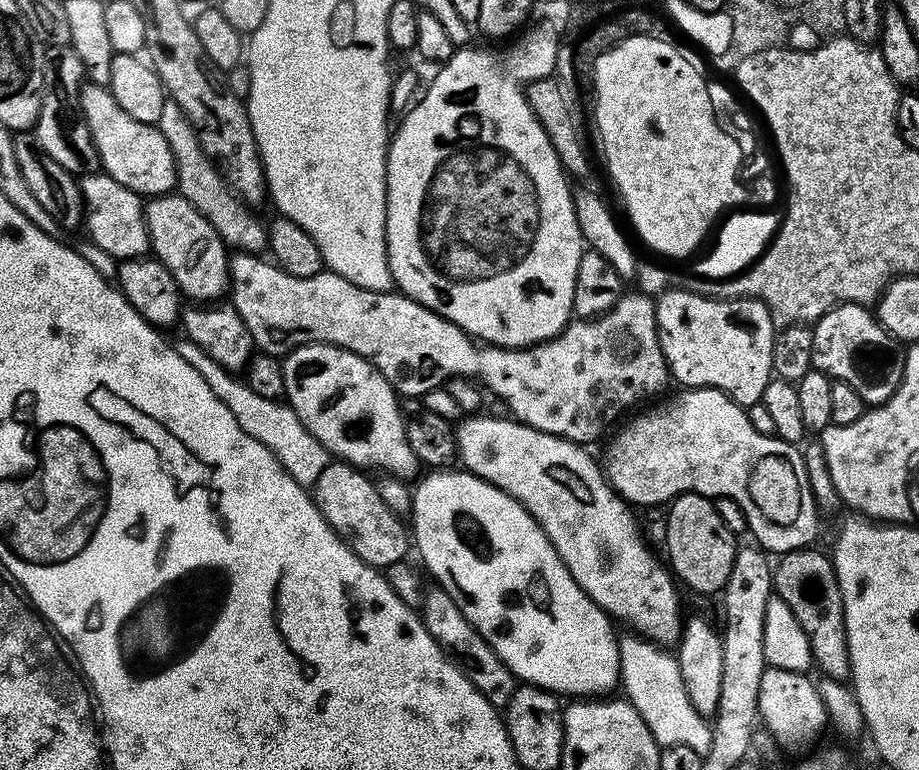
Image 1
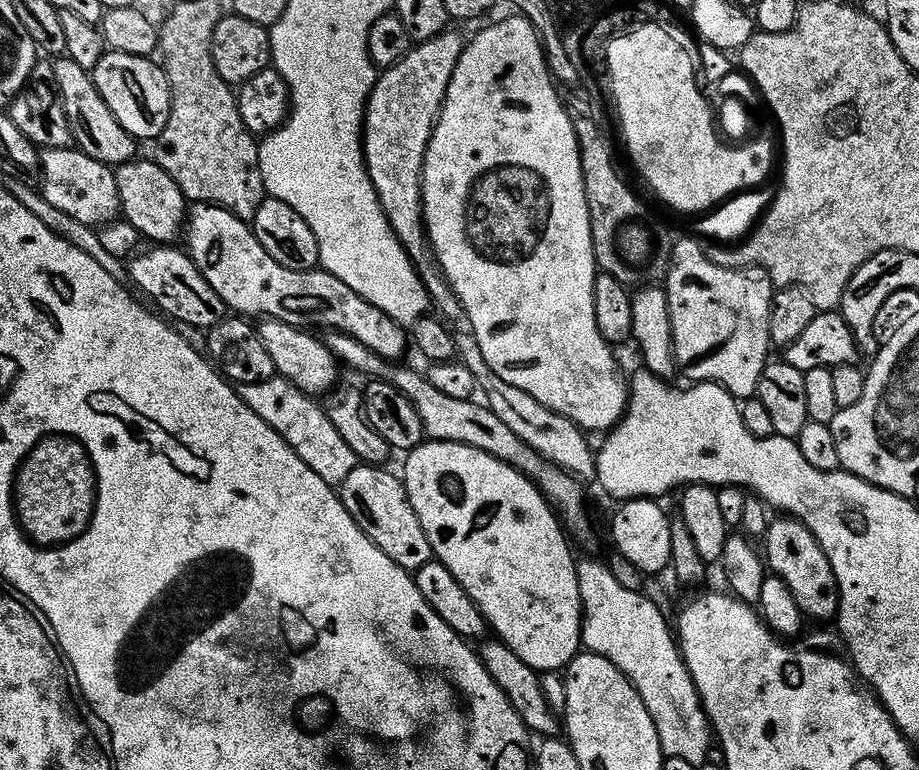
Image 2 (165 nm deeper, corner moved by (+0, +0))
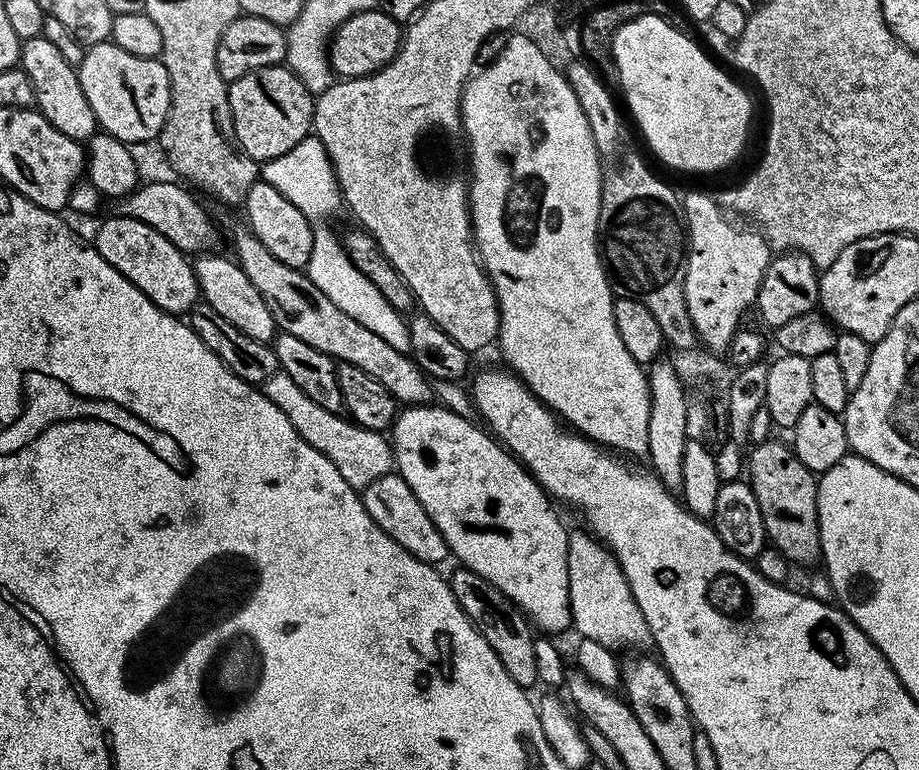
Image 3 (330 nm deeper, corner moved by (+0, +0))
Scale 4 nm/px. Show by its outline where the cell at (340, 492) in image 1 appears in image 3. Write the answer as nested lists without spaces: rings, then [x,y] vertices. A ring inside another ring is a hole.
[[[389,474],[370,482],[370,486],[362,489],[362,499],[366,506],[366,514],[370,514],[370,518],[374,518],[381,530],[390,534],[390,538],[394,538],[394,542],[398,542],[406,551],[414,554],[414,558],[433,566],[443,565],[443,560],[449,559],[446,538],[442,538],[438,526],[434,526],[422,502],[414,498],[414,490],[406,486],[399,474]]]

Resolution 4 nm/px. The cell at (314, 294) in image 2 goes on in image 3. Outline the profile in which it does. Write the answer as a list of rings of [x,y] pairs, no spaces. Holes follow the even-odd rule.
[[[156,180],[153,184],[141,183],[126,198],[127,215],[146,222],[146,226],[154,226],[158,234],[170,238],[170,242],[174,242],[174,246],[178,246],[182,253],[211,253],[215,249],[212,247],[220,240],[220,232],[216,229],[215,222],[208,217],[207,210],[191,196],[193,193],[183,183],[175,183],[171,184],[168,180]]]

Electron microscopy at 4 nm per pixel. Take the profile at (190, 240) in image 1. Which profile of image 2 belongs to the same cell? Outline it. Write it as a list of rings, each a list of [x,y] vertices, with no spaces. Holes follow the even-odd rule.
[[[133,158],[115,167],[118,182],[118,198],[123,219],[130,222],[140,231],[145,241],[155,242],[160,246],[173,243],[176,235],[181,235],[186,224],[186,201],[182,190],[178,190],[178,182],[166,174],[156,162],[150,158],[140,160]]]

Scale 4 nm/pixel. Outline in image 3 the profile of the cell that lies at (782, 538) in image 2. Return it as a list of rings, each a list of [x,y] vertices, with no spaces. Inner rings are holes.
[[[769,438],[762,444],[755,445],[746,456],[746,480],[751,485],[754,498],[761,510],[765,534],[771,547],[778,549],[789,562],[796,564],[812,564],[821,559],[820,555],[820,523],[816,509],[817,477],[792,453],[787,443],[779,444],[776,438]]]

